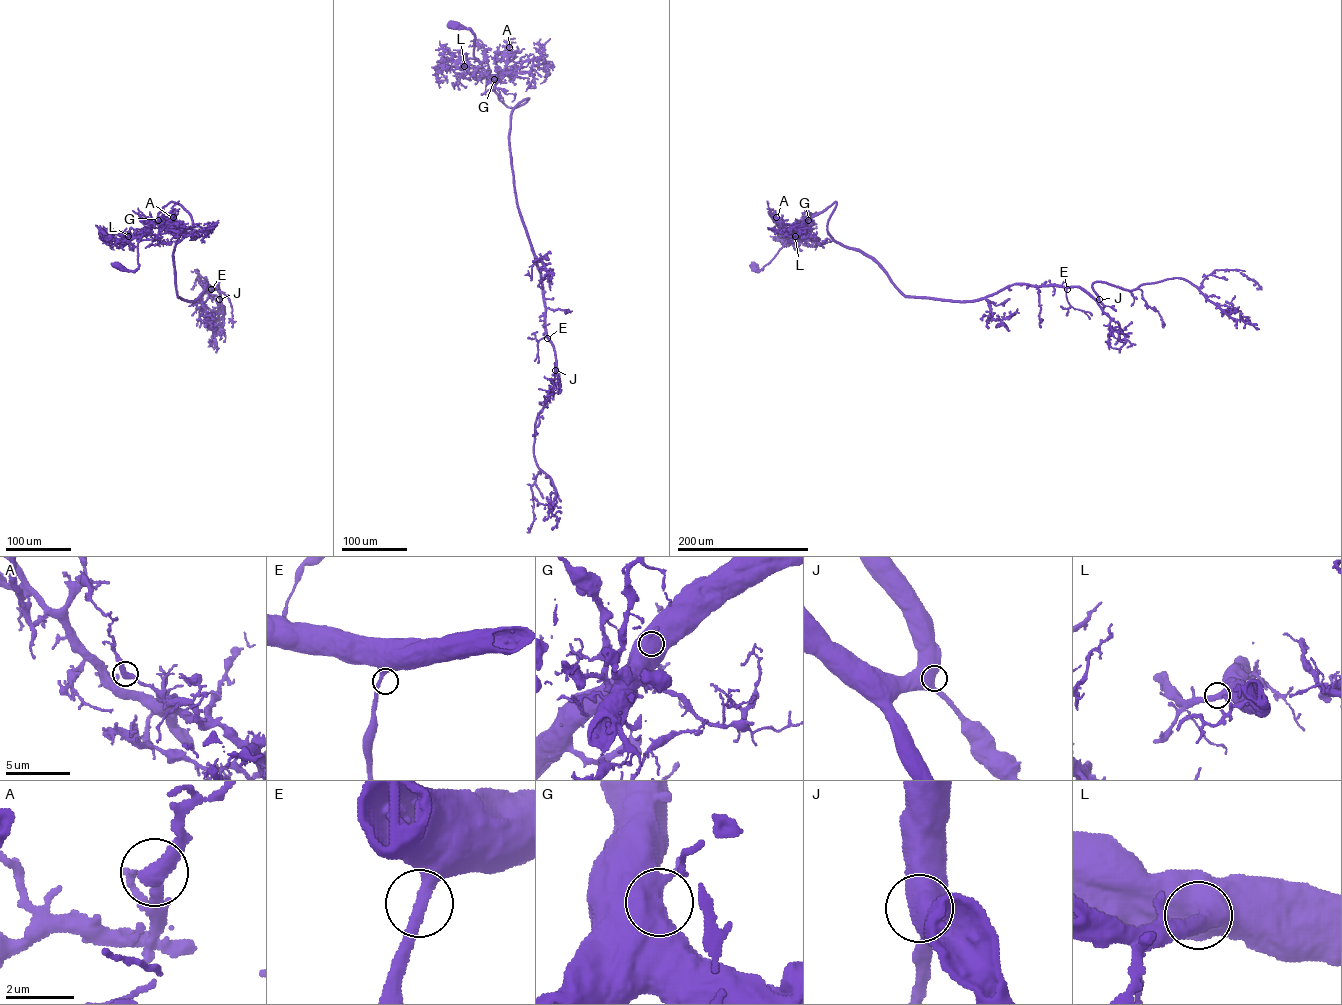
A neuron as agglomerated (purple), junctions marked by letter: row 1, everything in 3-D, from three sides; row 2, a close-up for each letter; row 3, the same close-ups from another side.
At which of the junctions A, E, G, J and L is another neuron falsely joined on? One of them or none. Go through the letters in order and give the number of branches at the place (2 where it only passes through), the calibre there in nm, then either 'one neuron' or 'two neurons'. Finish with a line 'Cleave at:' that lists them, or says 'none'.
A: 2 branches meet; 480 nm thick; two neurons
E: 2 branches meet; 400 nm thick; one neuron
G: 2 branches meet; 750 nm thick; one neuron
J: 2 branches meet; 550 nm thick; one neuron
L: 2 branches meet; 460 nm thick; one neuron
Cleave at: A

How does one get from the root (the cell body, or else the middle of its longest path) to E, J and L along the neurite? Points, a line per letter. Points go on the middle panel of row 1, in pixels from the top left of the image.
E: (453, 24), (474, 34), (473, 56), (501, 101), (517, 107), (528, 99), (512, 114), (510, 163), (547, 338)
J: (453, 24), (474, 34), (473, 56), (501, 101), (517, 107), (528, 99), (512, 114), (510, 163), (555, 370)
L: (453, 24), (474, 34), (473, 56), (481, 67), (464, 66)

